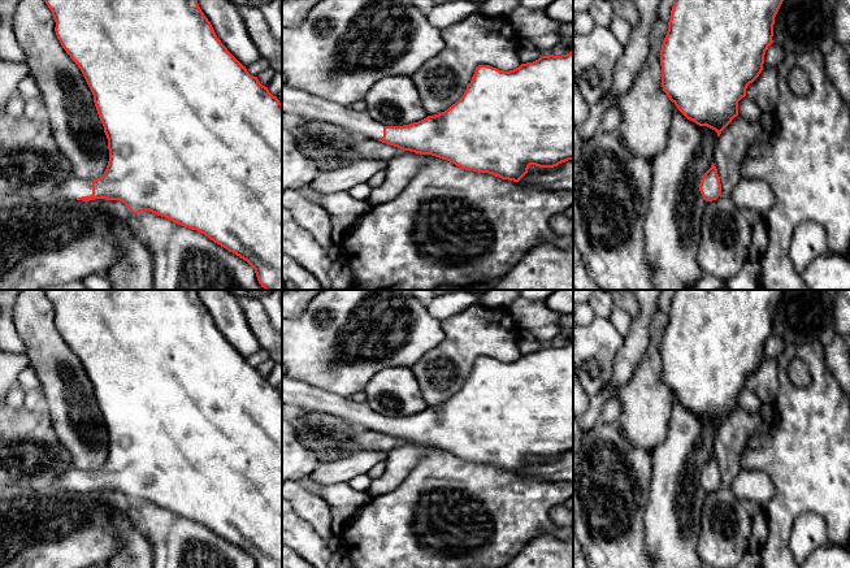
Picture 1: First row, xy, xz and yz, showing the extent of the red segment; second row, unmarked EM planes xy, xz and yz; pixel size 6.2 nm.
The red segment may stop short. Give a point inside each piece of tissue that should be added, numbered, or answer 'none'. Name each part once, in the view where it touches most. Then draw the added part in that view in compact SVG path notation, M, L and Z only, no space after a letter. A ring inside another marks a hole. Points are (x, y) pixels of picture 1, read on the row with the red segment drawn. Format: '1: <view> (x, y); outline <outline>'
1: xy (72, 189); outline M73 175L58 186L55 195L69 200L77 200L78 198L82 198L82 196L91 196L92 181L81 179Z

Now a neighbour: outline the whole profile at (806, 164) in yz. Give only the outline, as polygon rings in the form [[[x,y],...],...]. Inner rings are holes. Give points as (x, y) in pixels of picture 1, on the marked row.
[[[819,48],[788,52],[776,69],[776,130],[767,143],[750,147],[741,177],[766,181],[773,194],[773,205],[763,214],[768,239],[759,260],[760,286],[763,290],[811,290],[795,272],[789,255],[798,226],[820,224],[827,230],[828,250],[850,255],[850,105],[832,83]],[[795,66],[808,74],[808,95],[798,96],[789,87],[788,75]]]

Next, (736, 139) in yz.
[[[737,116],[717,138],[714,164],[720,178],[721,196],[730,198],[734,187],[742,179],[741,168],[759,133],[759,122],[749,122]]]

